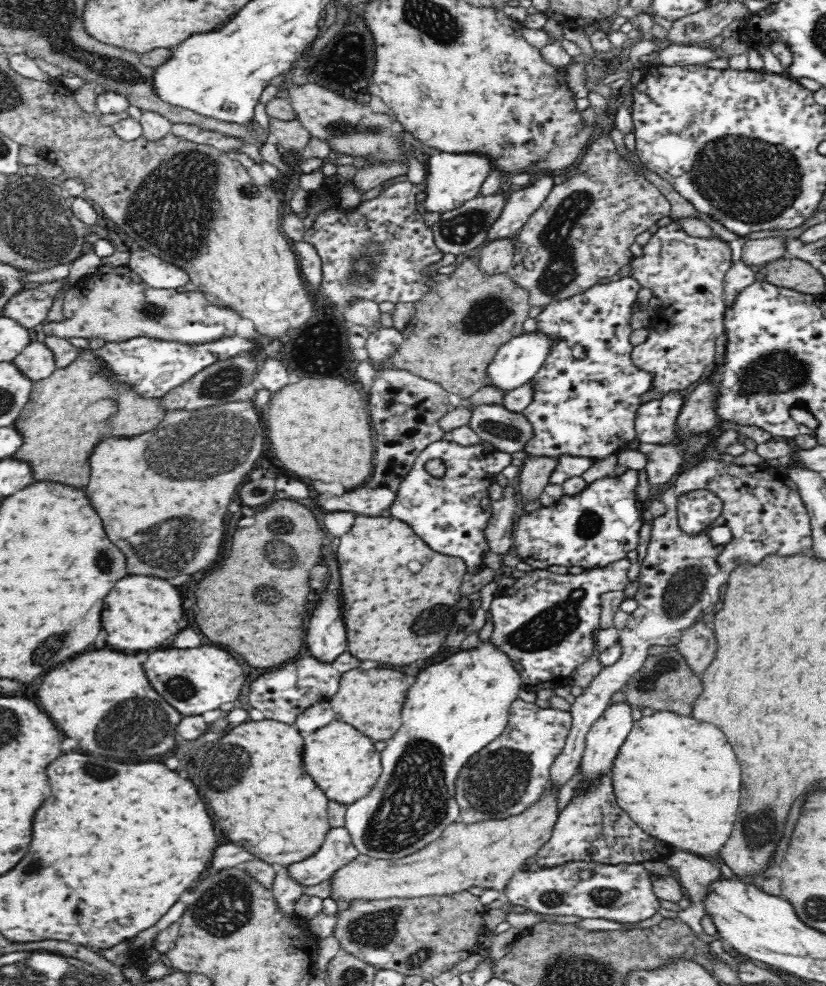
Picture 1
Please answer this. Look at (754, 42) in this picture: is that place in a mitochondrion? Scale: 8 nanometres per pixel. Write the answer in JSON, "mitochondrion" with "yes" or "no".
{"mitochondrion":"no"}

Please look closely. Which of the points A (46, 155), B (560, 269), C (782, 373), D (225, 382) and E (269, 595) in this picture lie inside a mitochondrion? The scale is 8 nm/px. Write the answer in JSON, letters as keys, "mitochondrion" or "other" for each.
{"A":"other","B":"mitochondrion","C":"mitochondrion","D":"mitochondrion","E":"mitochondrion"}

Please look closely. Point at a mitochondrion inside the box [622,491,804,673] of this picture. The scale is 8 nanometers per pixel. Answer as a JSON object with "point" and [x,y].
{"point":[680,593]}

